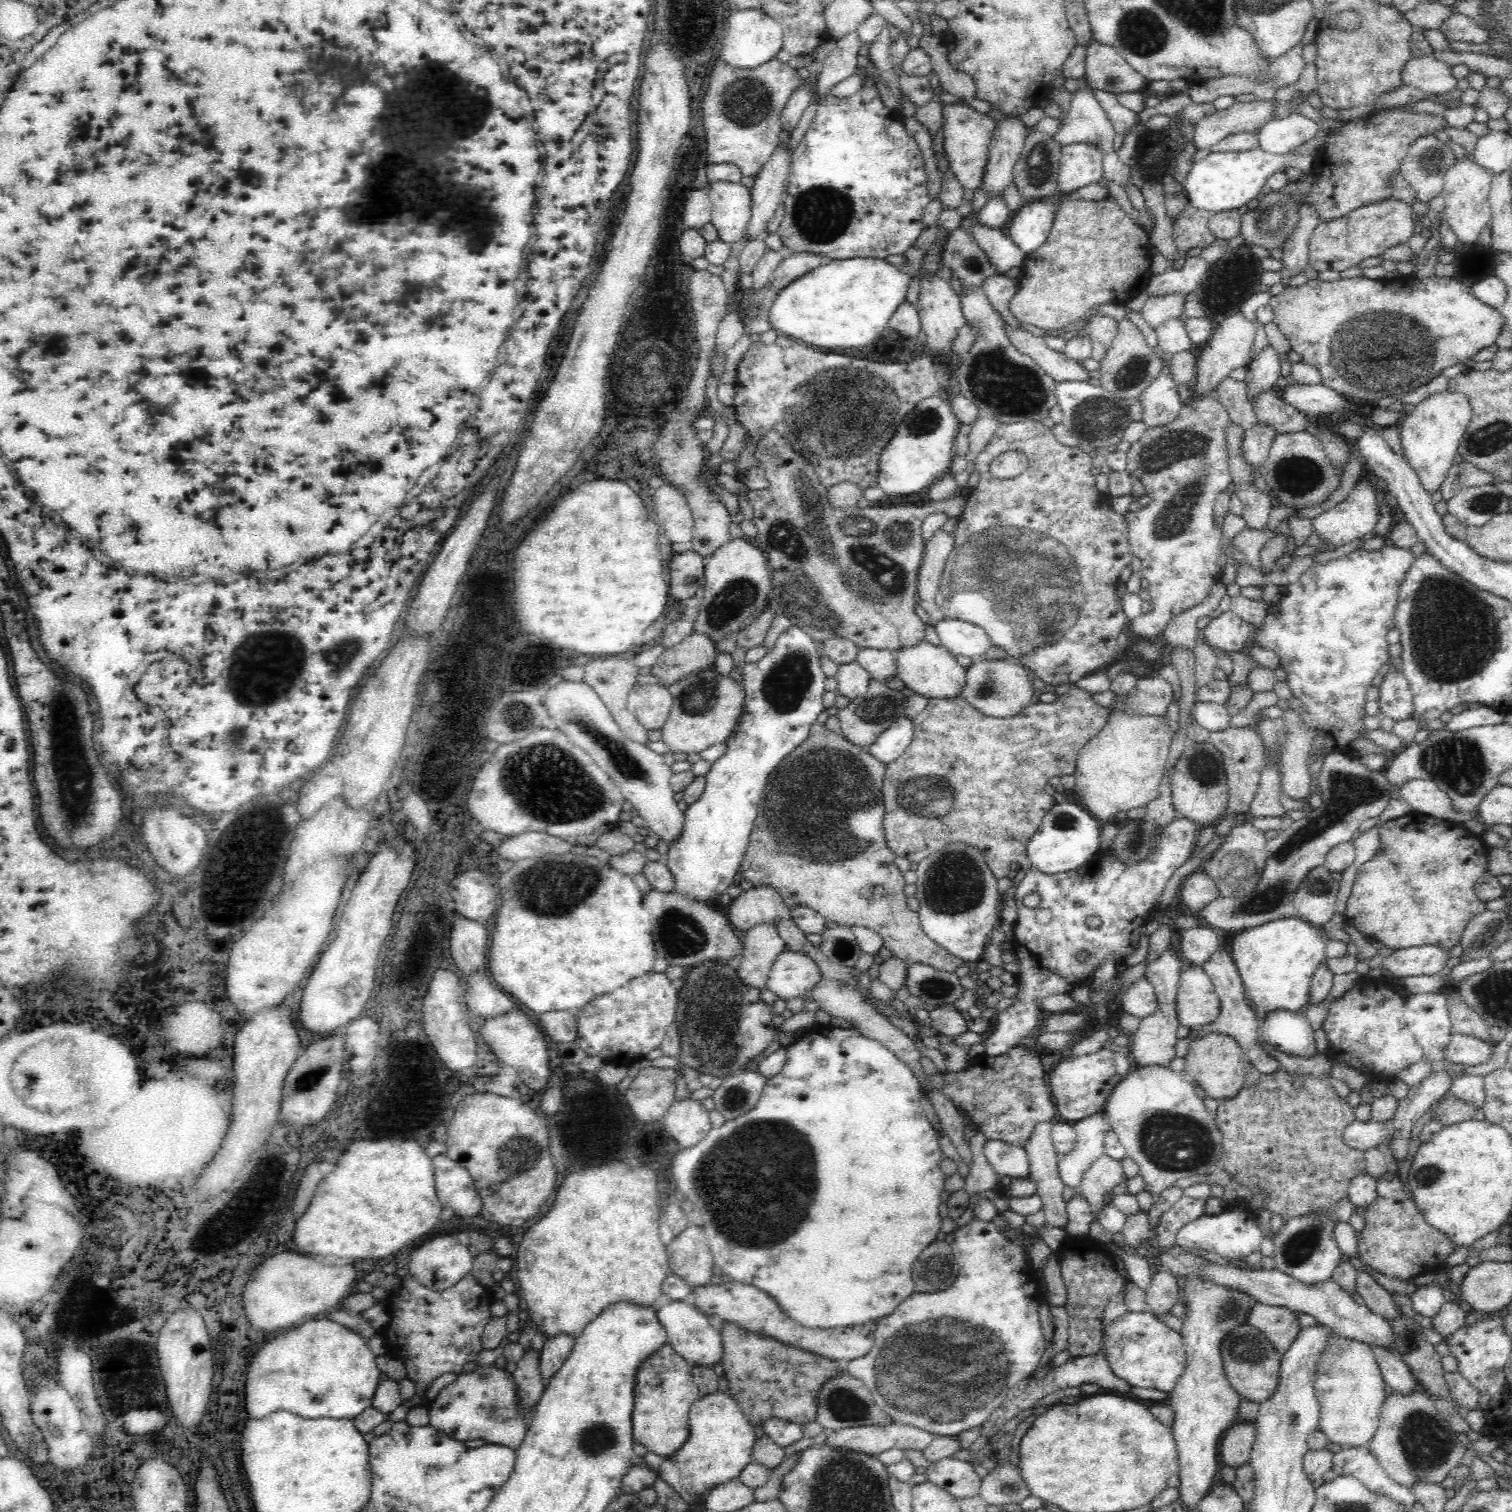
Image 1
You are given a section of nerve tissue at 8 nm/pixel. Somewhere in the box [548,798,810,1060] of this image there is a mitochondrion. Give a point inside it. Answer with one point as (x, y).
(681, 935)

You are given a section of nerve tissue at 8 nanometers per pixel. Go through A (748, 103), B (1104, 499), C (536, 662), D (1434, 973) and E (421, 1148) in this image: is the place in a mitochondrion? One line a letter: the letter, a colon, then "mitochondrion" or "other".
A: mitochondrion
B: other
C: other
D: other
E: other

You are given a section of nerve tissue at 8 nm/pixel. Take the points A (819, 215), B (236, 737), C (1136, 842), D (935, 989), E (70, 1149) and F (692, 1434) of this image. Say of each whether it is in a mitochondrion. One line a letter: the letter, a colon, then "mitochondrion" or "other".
A: mitochondrion
B: mitochondrion
C: mitochondrion
D: mitochondrion
E: other
F: other

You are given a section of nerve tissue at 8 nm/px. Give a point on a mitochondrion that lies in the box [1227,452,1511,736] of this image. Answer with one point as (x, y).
(1446, 658)

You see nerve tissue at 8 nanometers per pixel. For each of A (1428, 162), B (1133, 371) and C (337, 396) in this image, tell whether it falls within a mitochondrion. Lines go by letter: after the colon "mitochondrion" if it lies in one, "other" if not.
A: mitochondrion
B: mitochondrion
C: other

